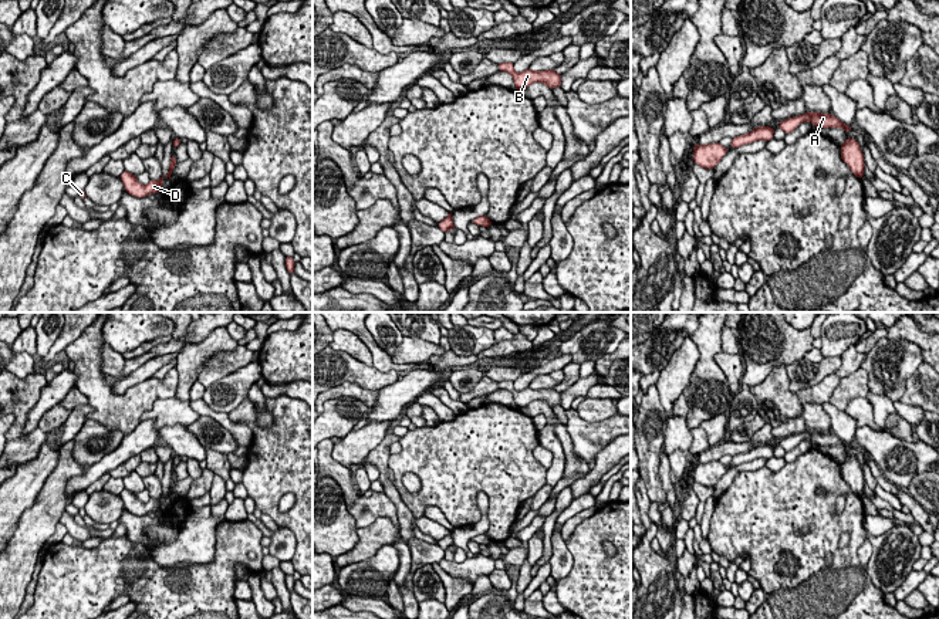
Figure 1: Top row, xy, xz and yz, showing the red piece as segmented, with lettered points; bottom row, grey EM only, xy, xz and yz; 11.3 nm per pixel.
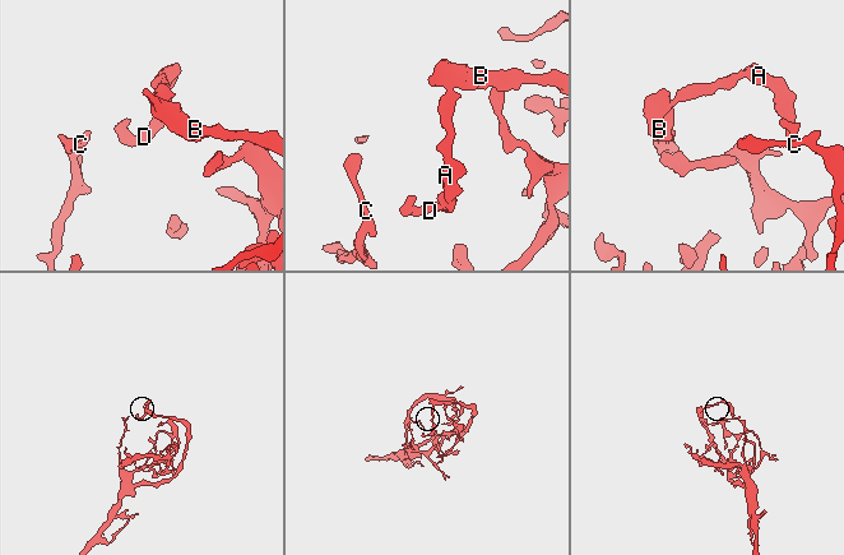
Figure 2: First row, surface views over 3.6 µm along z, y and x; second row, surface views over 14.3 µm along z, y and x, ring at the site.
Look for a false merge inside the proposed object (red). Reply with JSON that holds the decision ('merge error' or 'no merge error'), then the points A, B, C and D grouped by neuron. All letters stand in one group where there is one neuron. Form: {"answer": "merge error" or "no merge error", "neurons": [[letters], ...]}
{"answer": "no merge error", "neurons": [["A", "B", "C", "D"]]}

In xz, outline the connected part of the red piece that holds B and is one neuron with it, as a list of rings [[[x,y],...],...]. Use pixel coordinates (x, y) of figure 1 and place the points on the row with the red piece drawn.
[[[501,62],[497,64],[497,67],[499,71],[506,71],[513,77],[516,84],[516,91],[526,89],[533,82],[543,82],[550,89],[561,87],[561,74],[555,72],[554,70],[547,70],[547,71],[526,70],[523,72],[516,72],[513,62]]]

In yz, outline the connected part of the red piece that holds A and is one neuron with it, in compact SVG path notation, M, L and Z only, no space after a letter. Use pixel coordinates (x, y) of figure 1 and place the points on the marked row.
M807 112L804 115L793 116L780 122L777 128L783 129L786 133L793 132L801 122L810 121L817 128L842 128L850 132L852 126L844 125L838 118L828 114Z

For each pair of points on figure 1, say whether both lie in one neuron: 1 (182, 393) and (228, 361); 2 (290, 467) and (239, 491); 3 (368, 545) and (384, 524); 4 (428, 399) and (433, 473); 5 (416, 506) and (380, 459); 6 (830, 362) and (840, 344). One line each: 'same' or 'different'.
1: different
2: different
3: same
4: different
5: different
6: different

